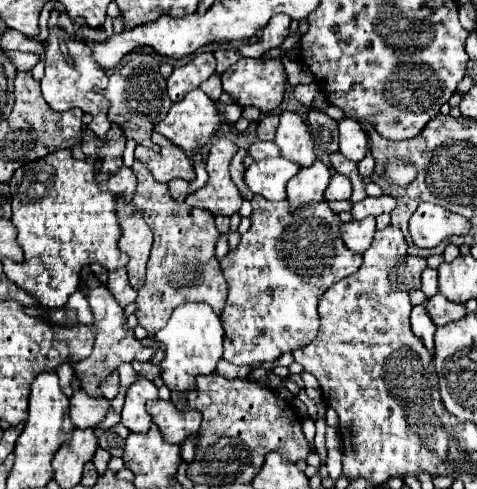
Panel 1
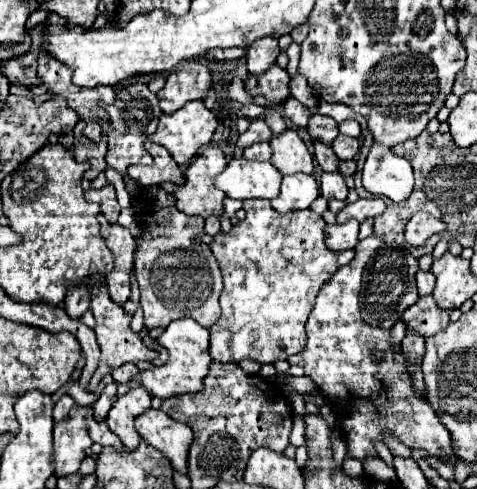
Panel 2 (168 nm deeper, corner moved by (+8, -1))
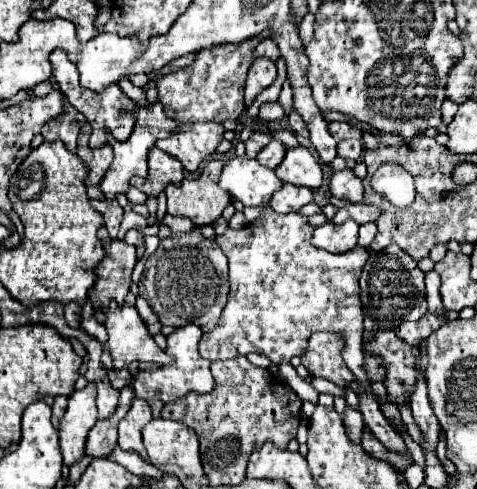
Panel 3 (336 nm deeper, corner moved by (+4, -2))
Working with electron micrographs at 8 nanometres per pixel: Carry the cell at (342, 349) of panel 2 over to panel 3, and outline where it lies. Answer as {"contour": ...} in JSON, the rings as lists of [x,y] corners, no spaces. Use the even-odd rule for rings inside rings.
{"contour":[[[318,332],[310,338],[310,346],[302,356],[302,364],[312,376],[322,376],[338,386],[348,386],[352,382],[352,372],[346,368],[340,348],[342,340],[336,334]]]}

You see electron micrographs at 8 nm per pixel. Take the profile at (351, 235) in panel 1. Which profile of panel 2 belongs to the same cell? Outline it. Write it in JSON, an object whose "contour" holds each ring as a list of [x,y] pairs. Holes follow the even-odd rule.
{"contour":[[[350,219],[348,223],[334,223],[326,225],[326,247],[340,253],[354,249],[358,243],[358,227],[360,223],[356,219]]]}

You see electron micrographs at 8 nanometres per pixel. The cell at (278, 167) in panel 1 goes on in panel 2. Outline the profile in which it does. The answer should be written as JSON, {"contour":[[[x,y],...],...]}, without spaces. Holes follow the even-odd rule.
{"contour":[[[232,159],[214,183],[232,199],[274,199],[280,193],[280,179],[282,173],[270,161]]]}

